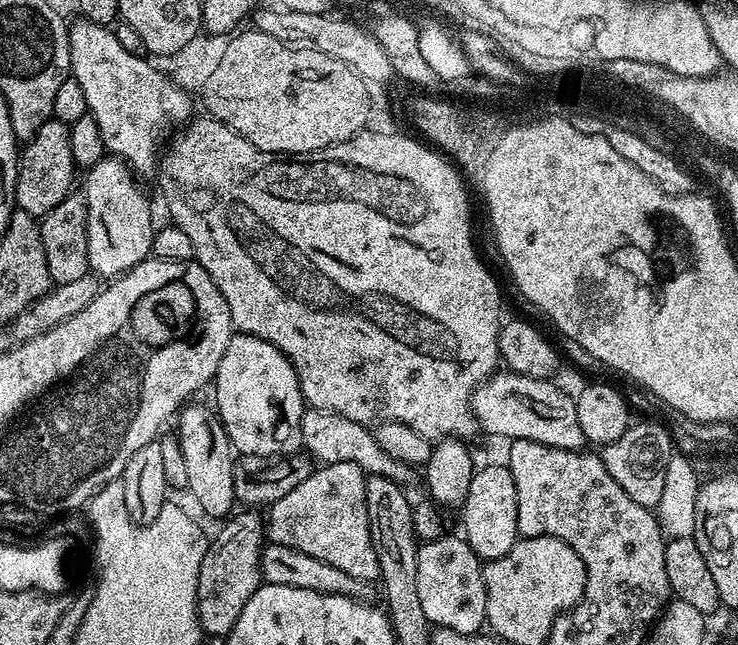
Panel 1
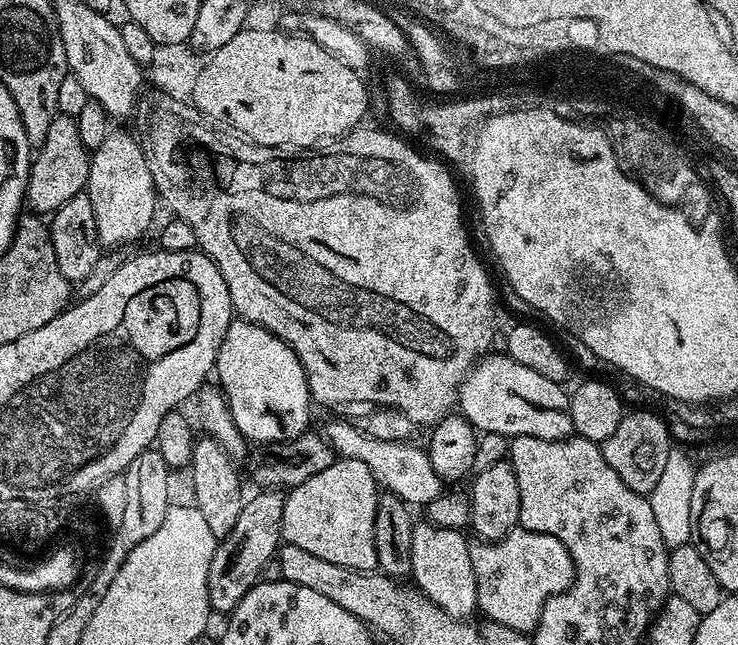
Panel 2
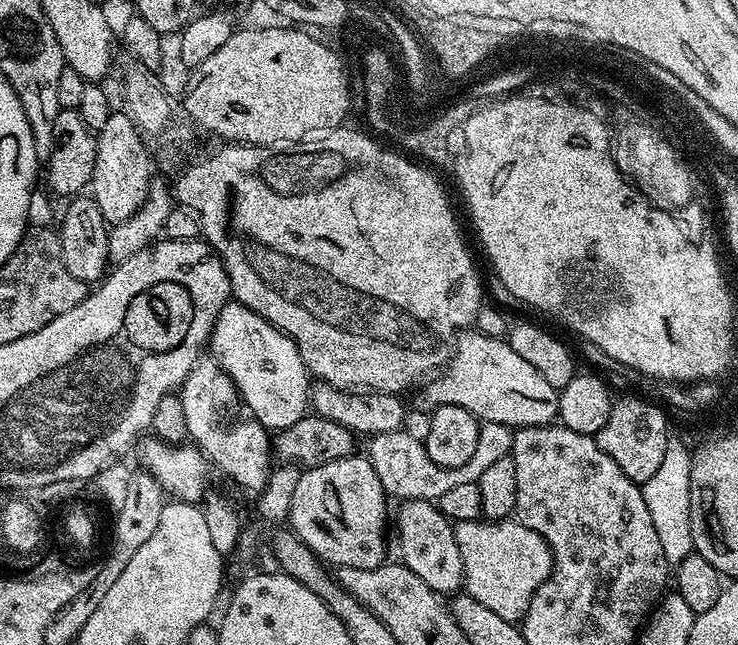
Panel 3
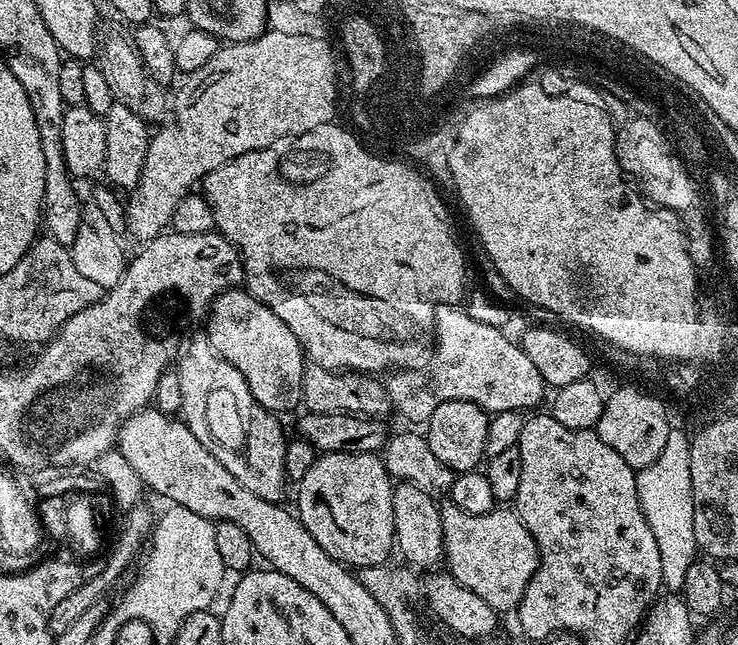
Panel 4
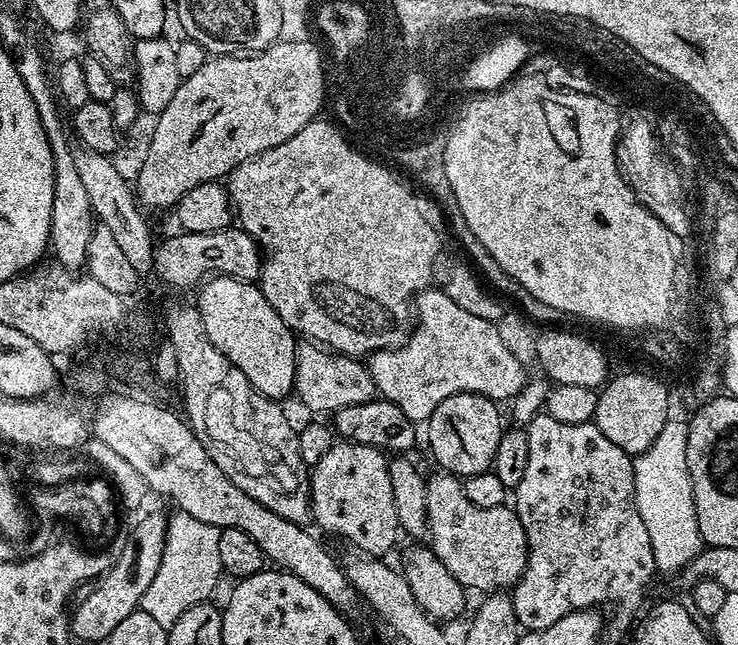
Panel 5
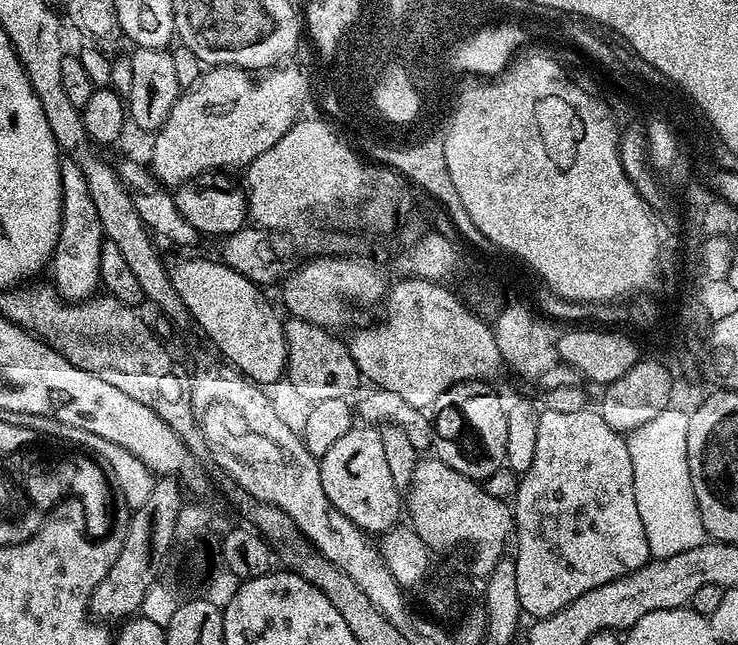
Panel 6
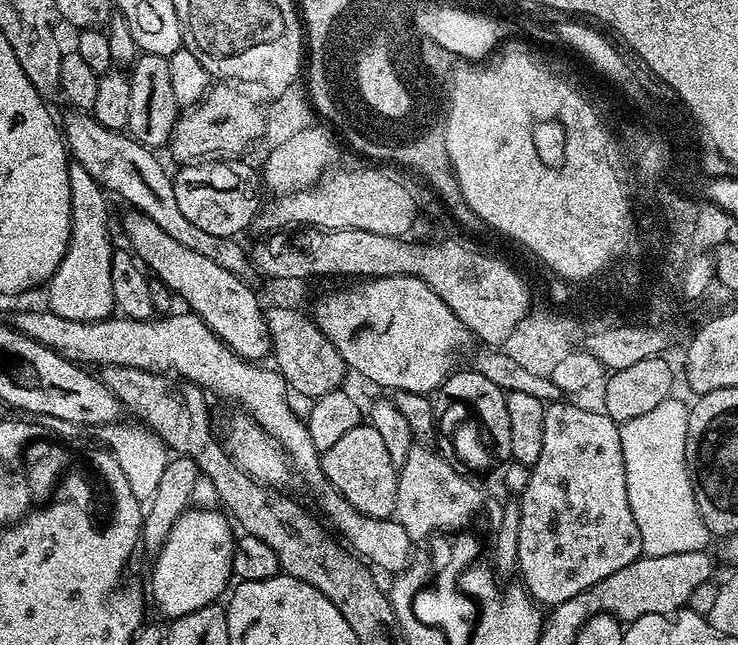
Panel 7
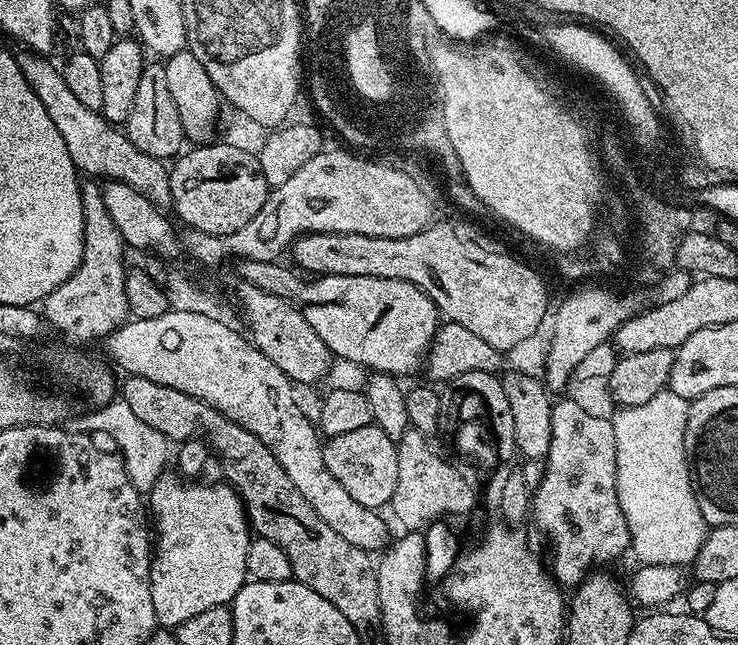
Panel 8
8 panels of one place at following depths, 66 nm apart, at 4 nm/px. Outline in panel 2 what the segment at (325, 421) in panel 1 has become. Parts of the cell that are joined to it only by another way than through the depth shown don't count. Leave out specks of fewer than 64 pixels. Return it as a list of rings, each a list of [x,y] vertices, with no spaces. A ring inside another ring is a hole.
[[[344,420],[330,421],[322,428],[322,435],[332,445],[337,457],[355,460],[363,471],[365,468],[381,484],[384,492],[393,492],[410,506],[427,506],[445,491],[445,481],[434,474],[434,466],[427,451],[421,445],[419,448],[416,442],[386,442],[382,438],[374,438],[363,427],[355,428]]]

